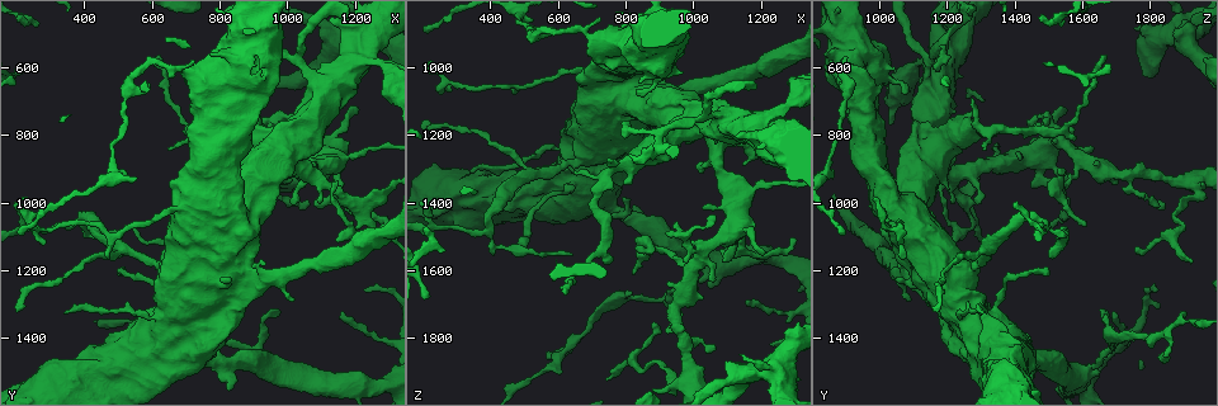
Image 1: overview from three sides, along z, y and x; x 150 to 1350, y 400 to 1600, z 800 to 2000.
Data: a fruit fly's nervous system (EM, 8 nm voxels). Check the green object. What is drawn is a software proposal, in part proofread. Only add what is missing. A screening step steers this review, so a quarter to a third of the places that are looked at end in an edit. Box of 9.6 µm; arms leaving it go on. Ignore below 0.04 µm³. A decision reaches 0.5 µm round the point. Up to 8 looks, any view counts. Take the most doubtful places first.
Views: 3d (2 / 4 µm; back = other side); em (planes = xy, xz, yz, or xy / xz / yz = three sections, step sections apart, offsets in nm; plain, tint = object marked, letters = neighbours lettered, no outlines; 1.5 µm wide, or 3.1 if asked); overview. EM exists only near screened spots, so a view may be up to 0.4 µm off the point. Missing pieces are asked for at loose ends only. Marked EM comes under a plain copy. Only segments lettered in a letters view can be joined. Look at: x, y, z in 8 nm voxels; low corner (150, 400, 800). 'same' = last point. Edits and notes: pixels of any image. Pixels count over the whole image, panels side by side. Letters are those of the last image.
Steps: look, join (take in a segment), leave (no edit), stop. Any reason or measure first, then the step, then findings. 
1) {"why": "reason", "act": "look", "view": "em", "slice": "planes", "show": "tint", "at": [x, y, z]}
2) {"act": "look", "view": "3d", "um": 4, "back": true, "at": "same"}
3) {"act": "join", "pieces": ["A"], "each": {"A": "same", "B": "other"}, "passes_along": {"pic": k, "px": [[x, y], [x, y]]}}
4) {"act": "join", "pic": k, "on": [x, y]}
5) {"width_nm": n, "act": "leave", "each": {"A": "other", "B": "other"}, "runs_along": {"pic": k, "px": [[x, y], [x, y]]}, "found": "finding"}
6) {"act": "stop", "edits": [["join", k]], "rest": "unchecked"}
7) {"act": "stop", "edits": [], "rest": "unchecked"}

{"why": "an open end", "act": "look", "view": "em", "slice": "planes", "show": "tint", "at": [960, 780, 1090]}

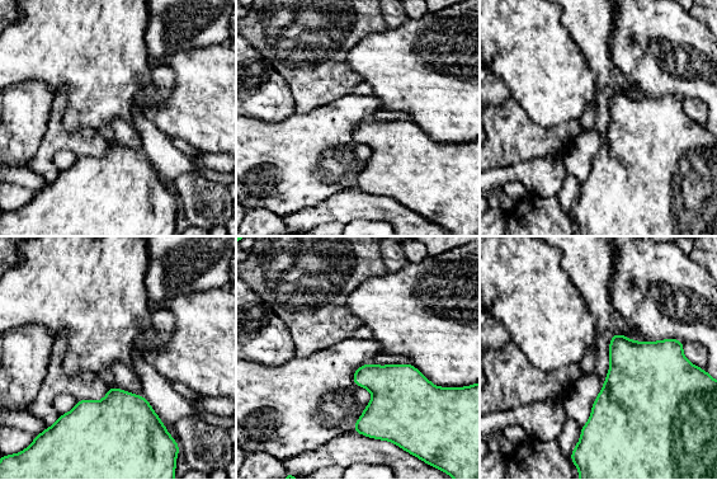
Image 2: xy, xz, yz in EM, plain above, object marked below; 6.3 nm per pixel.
{"why": "see the neighbours", "act": "look", "view": "em", "slice": "planes", "show": "letters", "at": "same"}

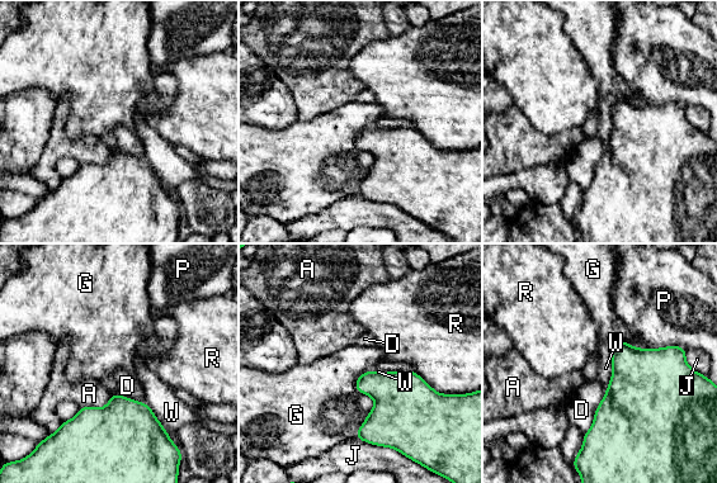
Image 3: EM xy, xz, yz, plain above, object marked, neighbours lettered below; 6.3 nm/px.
{"longest_contact_nm": ["G", 440], "act": "leave", "each": {"A": "other", "D": "other", "G": "other", "J": "other", "P": "other", "R": "other", "W": "other"}, "border": {"pic": 3, "px": [[372, 369], [354, 436]]}, "found": "no lettered segment goes on from it"}

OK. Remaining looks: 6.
{"why": "tapers out", "act": "look", "view": "3d", "um": 2, "at": [750, 690, 1270]}

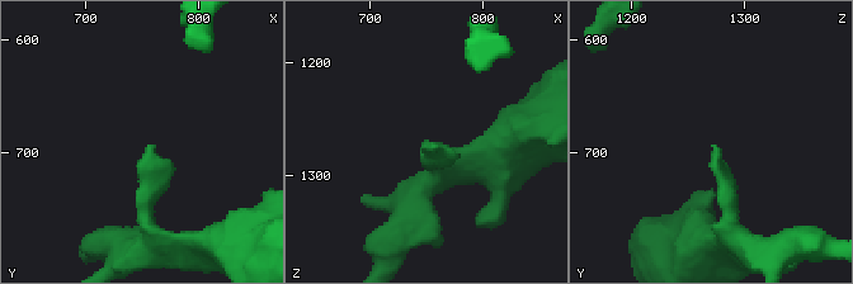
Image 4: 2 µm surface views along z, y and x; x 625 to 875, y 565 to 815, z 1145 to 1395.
{"why": "shape alone is not enough", "act": "look", "view": "em", "slice": "planes", "show": "letters", "at": [758, 698, 1272]}

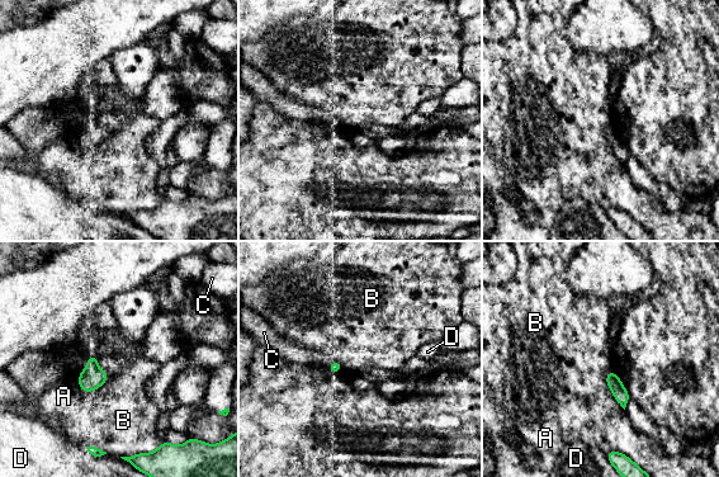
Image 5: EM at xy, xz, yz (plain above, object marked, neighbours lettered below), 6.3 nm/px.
{"longest_contact_nm": ["B", 260], "act": "leave", "each": {"A": "other", "B": "other", "C": "other", "D": "other"}, "border": {"pic": 5, "px": [[98, 357], [108, 378], [86, 393]]}, "found": "no lettered segment goes on from it"}

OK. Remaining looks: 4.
{"why": "free end", "act": "look", "view": "em", "slice": "planes", "show": "letters", "at": [1070, 770, 1450]}

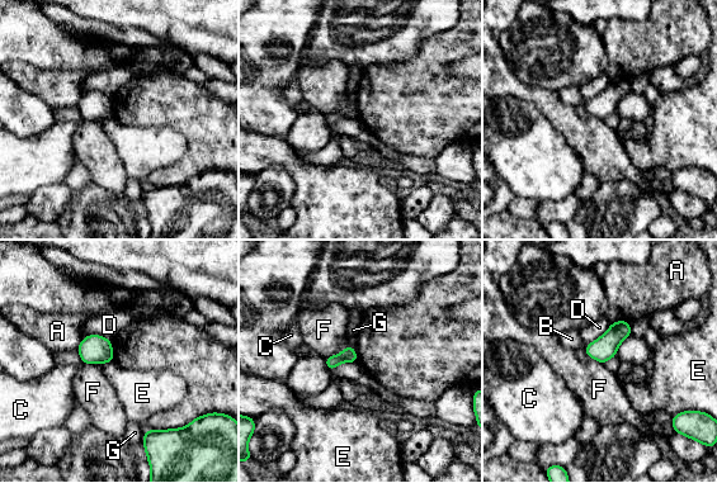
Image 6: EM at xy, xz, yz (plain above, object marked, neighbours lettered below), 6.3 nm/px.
{"width_nm": 100, "act": "leave", "each": {"A": "other", "B": "other", "C": "other", "D": "other", "E": "other", "F": "other", "G": "other"}, "border": {"pic": 6, "px": [[113, 360], [104, 364]]}, "found": "no lettered segment goes on from it"}

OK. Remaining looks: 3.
{"act": "stop", "edits": [], "rest": "unchecked"}

